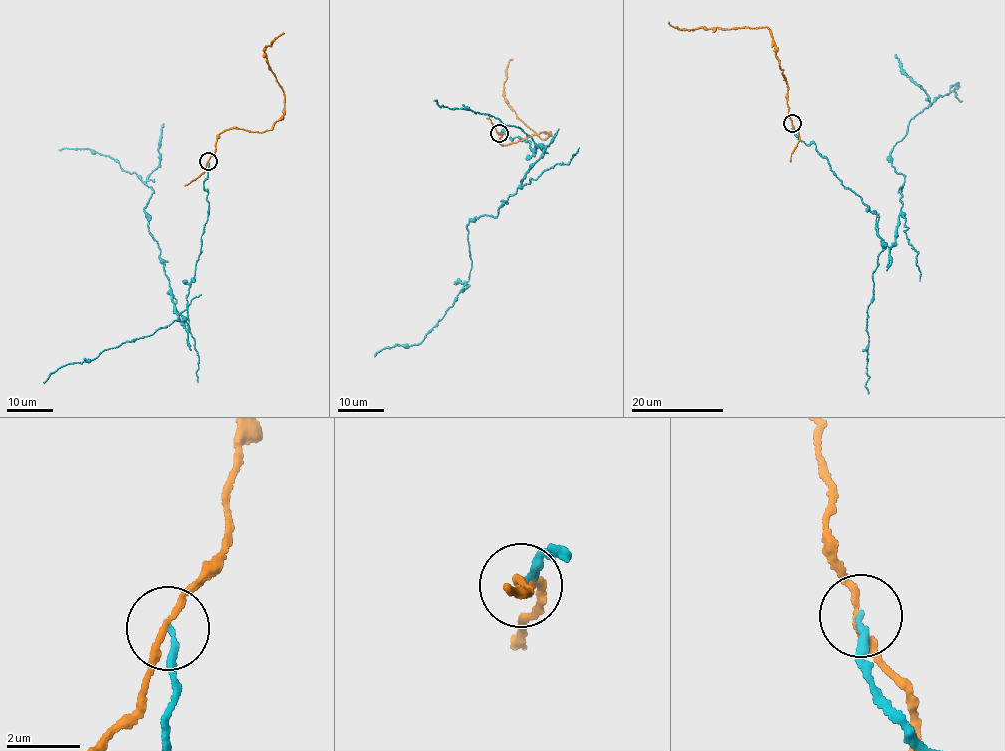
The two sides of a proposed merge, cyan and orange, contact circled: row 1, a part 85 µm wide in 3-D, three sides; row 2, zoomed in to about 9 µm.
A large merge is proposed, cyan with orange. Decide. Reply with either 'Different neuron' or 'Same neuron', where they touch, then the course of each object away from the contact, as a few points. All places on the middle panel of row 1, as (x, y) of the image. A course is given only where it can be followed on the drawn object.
Different neuron. Place: (499, 133). Course of cyan: (499, 133), (528, 141), (534, 155), (548, 146), (496, 217), (466, 225), (468, 281), (426, 337), (374, 356). Course of orange: (499, 133), (498, 141), (504, 144), (544, 131), (550, 134), (540, 138), (504, 97), (507, 65), (513, 59)

